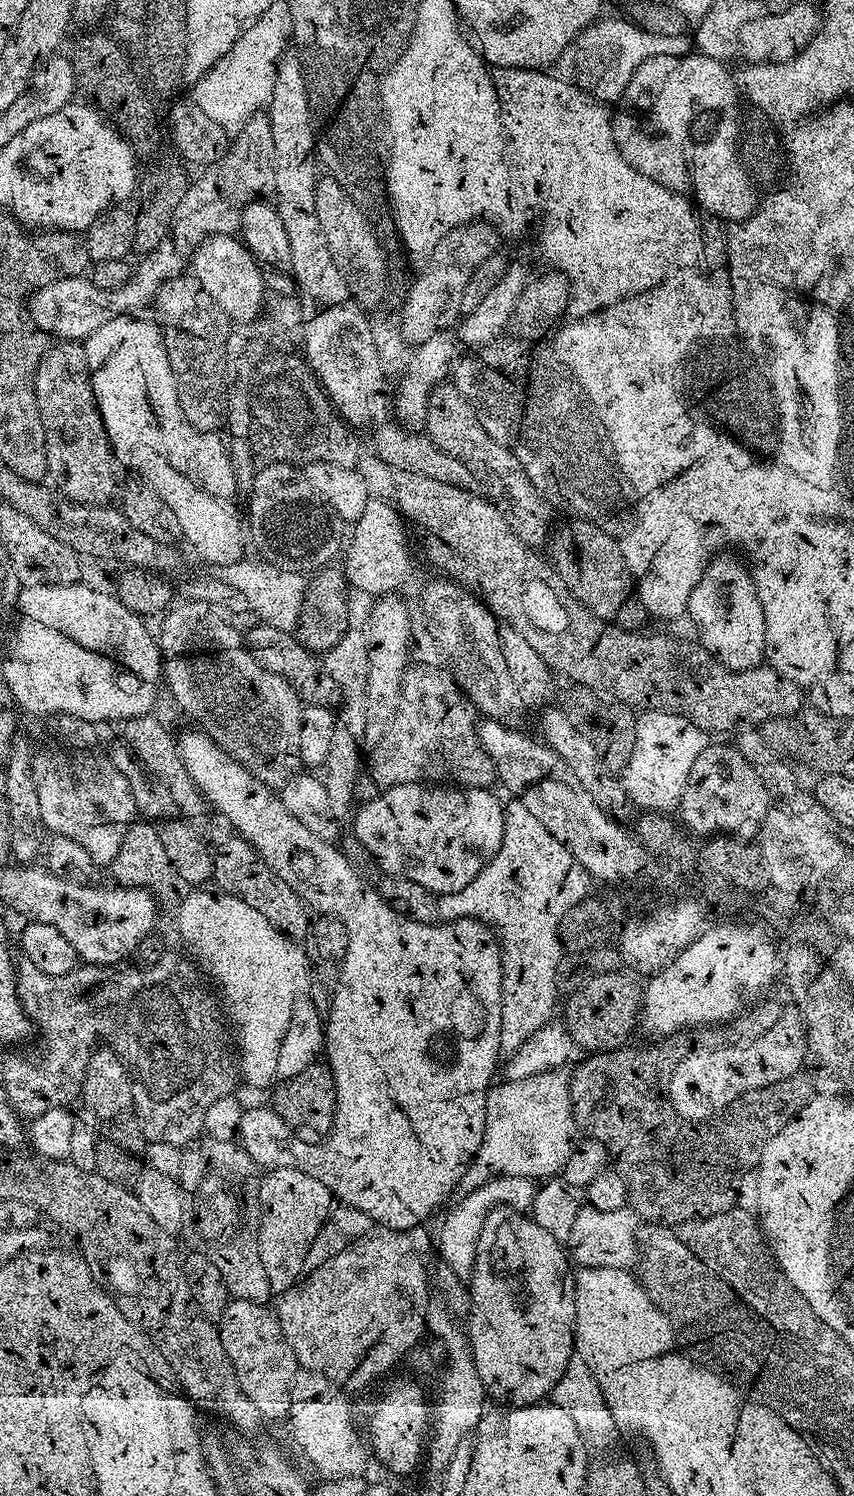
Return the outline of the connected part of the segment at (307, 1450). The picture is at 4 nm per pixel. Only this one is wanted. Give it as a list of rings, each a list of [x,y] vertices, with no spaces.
[[[297,1371],[286,1420],[287,1423],[292,1423],[292,1436],[296,1439],[297,1446],[304,1451],[305,1458],[321,1472],[321,1477],[329,1480],[361,1475],[368,1460],[370,1461],[369,1449],[362,1436],[360,1441],[360,1436],[356,1433],[352,1408],[348,1405],[347,1398],[349,1399],[341,1389],[322,1374]]]

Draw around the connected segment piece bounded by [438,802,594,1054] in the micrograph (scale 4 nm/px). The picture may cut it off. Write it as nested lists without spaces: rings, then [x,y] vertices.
[[[512,802],[504,810],[504,841],[502,846],[485,863],[484,869],[462,890],[445,892],[438,902],[440,920],[461,920],[469,916],[472,920],[481,920],[496,934],[500,942],[500,961],[502,962],[502,1038],[500,1051],[504,1054],[517,1052],[542,1026],[546,1026],[557,1015],[556,992],[558,985],[558,962],[562,955],[560,942],[560,923],[562,914],[570,910],[580,900],[589,895],[588,887],[594,884],[593,877],[579,864],[576,856],[565,844],[558,842],[530,810],[519,802]]]

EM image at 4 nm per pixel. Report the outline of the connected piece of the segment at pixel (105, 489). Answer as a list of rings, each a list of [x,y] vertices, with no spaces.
[[[60,340],[53,348],[45,347],[40,360],[36,363],[36,372],[32,375],[32,391],[36,394],[36,408],[40,411],[40,421],[44,427],[47,479],[66,499],[76,500],[80,504],[103,505],[112,492],[114,459],[92,390],[91,372],[88,369],[83,343]]]

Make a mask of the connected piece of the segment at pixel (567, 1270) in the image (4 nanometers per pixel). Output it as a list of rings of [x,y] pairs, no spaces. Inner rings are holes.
[[[507,1206],[490,1210],[478,1238],[476,1264],[468,1286],[470,1311],[466,1331],[472,1345],[474,1366],[485,1393],[508,1406],[538,1404],[551,1397],[554,1386],[566,1374],[576,1335],[576,1286],[569,1253],[554,1234],[543,1229],[531,1215]]]

